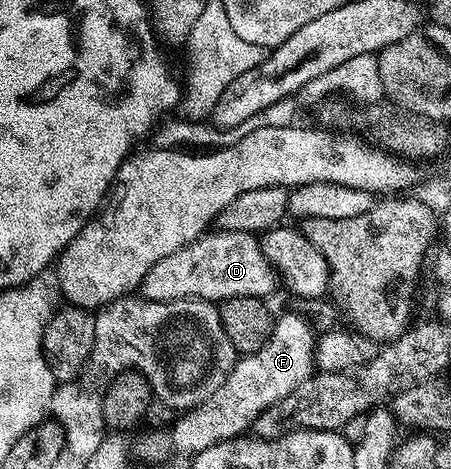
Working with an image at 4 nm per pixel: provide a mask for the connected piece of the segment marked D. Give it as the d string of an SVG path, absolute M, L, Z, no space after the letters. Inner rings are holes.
M209 230L204 235L199 236L194 242L190 242L186 246L182 246L182 250L174 250L174 254L170 254L170 258L162 258L162 262L158 262L158 266L154 266L150 270L150 274L146 274L146 278L142 278L138 292L145 300L153 300L154 302L166 302L167 300L210 300L219 302L226 298L234 298L235 296L259 296L267 297L268 292L268 272L270 276L270 265L260 252L259 239L250 232L225 232L223 230Z

